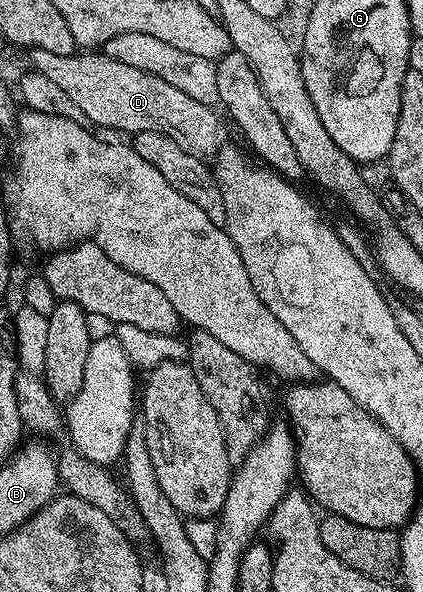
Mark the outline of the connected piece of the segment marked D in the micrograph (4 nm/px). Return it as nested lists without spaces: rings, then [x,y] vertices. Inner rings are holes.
[[[33,49],[31,54],[31,69],[42,76],[50,76],[50,80],[54,80],[54,84],[58,84],[66,96],[70,96],[70,100],[74,100],[74,104],[86,112],[93,127],[125,130],[128,136],[138,132],[162,132],[162,136],[170,136],[170,140],[174,140],[178,148],[190,152],[190,156],[205,160],[212,160],[224,146],[224,137],[230,126],[221,111],[198,104],[198,100],[186,96],[182,88],[166,84],[162,76],[142,72],[142,68],[130,68],[130,64],[122,64],[122,60],[110,60],[110,56],[102,52],[58,56],[58,52]]]

